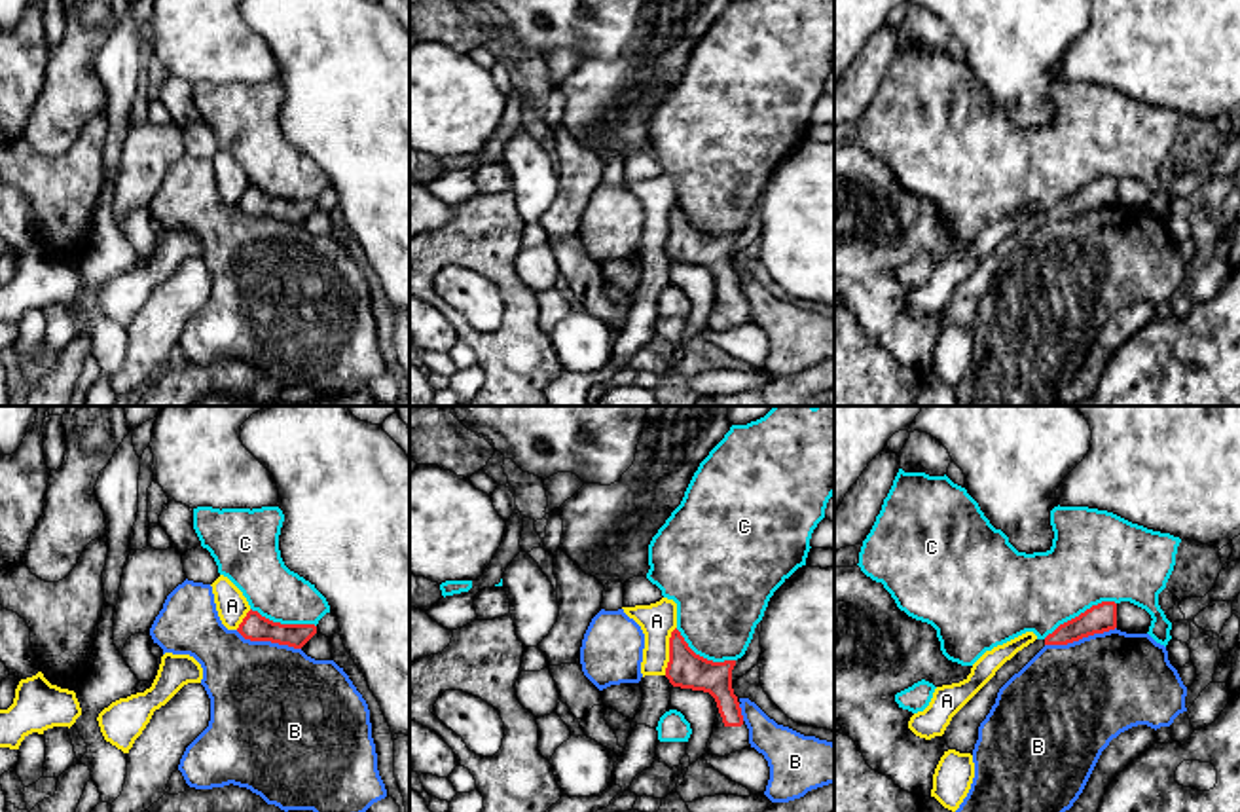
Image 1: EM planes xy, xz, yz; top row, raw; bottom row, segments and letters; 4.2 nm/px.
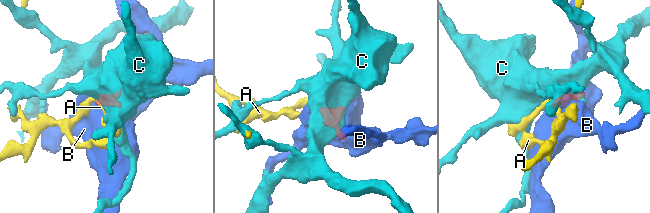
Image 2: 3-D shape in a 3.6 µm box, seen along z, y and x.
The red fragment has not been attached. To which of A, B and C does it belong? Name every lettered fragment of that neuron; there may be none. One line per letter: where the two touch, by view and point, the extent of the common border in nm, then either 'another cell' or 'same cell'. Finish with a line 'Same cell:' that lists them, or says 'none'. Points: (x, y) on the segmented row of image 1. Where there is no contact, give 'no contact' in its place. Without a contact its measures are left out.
A: xz (670, 651) | 220 nm | another cell
B: yz (1079, 638) | 320 nm | another cell
C: yz (1081, 613) | 340 nm | another cell
Same cell: none

